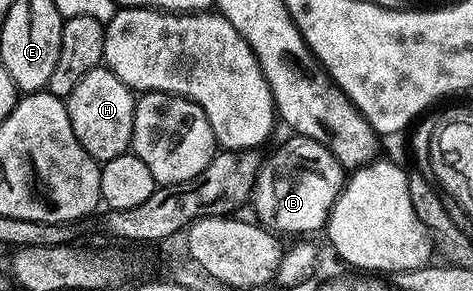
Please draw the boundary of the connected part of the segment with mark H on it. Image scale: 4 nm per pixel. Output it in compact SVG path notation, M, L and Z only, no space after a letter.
M98 67L87 71L79 83L75 83L67 98L71 127L75 131L75 139L83 148L95 141L101 141L101 163L110 161L126 152L133 140L133 106L134 90L116 77L107 67Z

